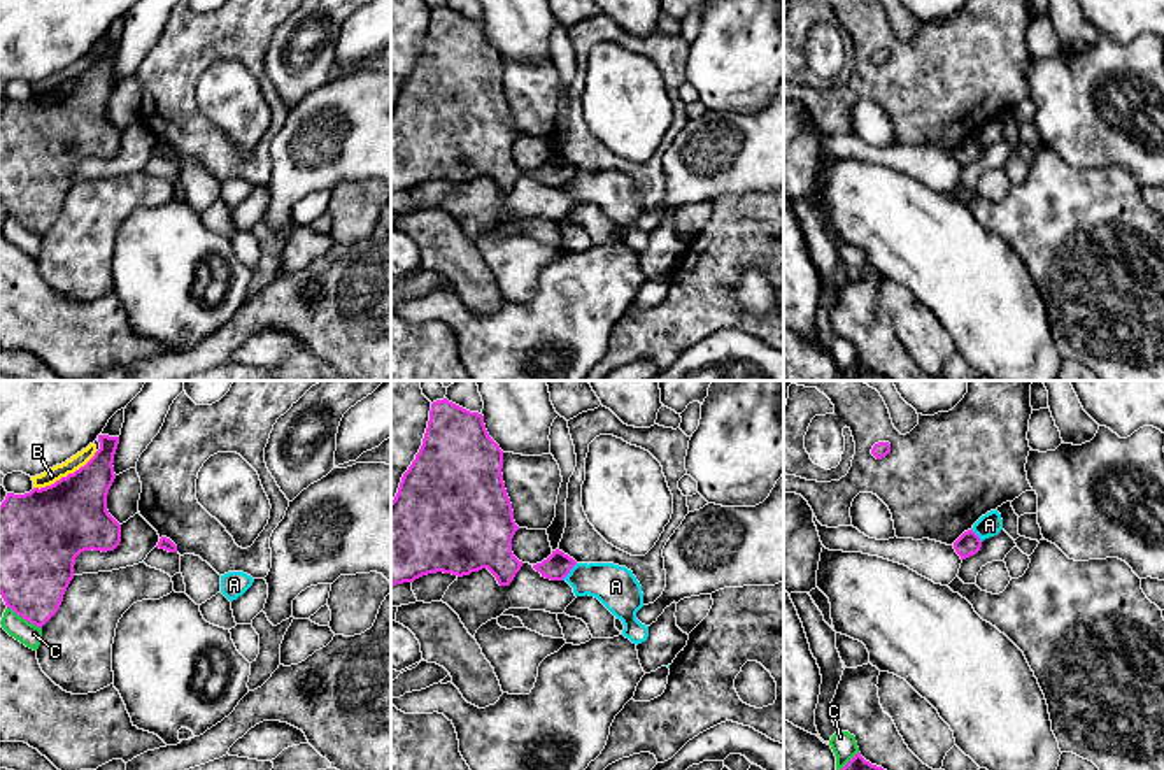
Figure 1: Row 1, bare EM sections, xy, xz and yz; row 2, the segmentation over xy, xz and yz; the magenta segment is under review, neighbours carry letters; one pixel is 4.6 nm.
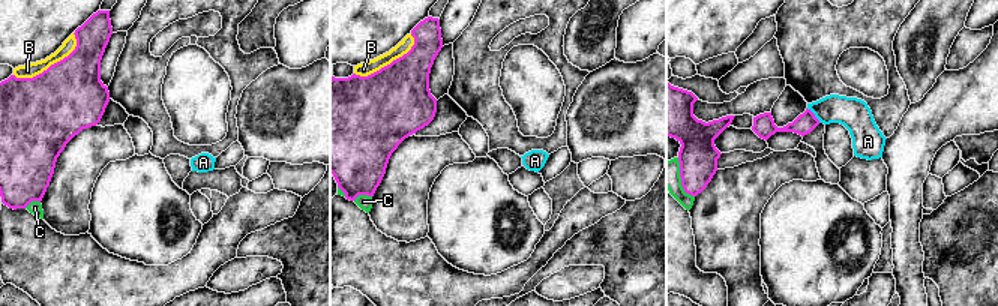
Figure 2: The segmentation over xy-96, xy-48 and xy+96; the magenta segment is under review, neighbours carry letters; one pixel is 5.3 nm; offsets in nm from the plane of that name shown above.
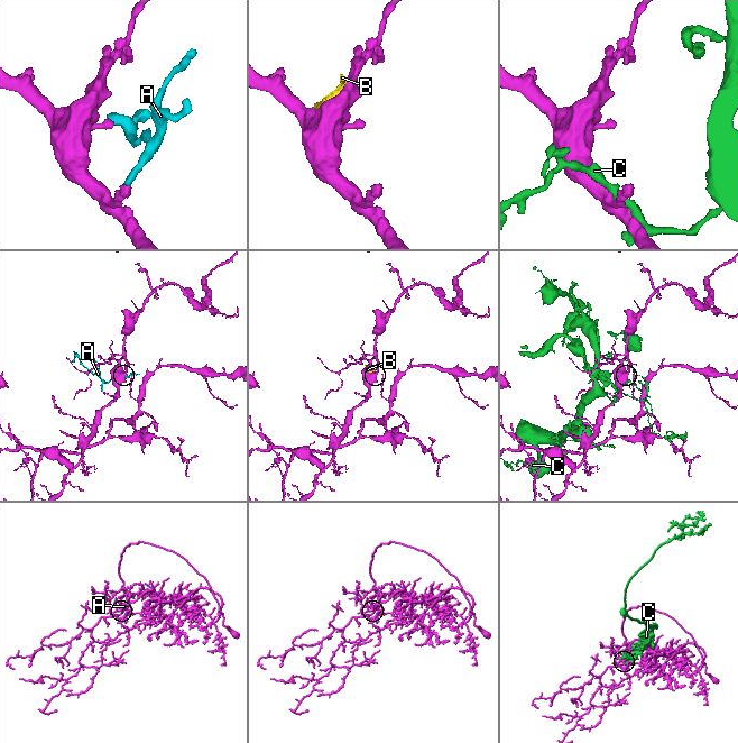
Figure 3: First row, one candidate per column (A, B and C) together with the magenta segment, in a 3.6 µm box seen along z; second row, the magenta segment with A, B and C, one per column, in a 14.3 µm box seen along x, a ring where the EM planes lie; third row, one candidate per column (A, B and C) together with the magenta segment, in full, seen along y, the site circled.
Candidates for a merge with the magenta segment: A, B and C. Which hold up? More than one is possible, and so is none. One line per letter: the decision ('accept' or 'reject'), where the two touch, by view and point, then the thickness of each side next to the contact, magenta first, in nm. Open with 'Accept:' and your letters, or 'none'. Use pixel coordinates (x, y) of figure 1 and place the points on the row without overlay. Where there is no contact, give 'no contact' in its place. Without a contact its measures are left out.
Accept: none
A: reject; contact xz (568, 179); calibres 120 and 190 nm
B: reject; contact xy (67, 83); calibres 360 and 70 nm
C: reject; contact xy (25, 225); calibres 340 and 100 nm

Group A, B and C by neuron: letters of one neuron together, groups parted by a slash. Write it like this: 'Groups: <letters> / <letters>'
Groups: A / B / C

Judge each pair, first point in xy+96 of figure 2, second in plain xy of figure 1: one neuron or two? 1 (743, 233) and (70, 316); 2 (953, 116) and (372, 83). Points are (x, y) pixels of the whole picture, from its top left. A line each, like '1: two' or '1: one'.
1: two
2: one

